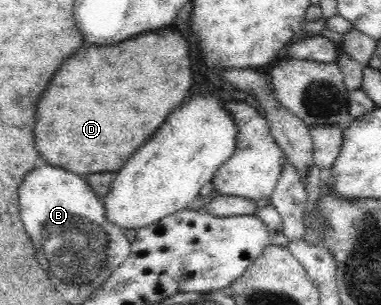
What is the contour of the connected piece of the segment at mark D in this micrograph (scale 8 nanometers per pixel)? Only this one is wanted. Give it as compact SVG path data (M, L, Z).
M166 27L142 33L110 47L82 45L70 59L62 63L60 71L56 71L48 89L40 97L34 127L36 149L52 167L78 171L83 177L88 173L118 171L132 157L132 153L156 133L172 109L184 103L190 87L192 71L188 41Z

